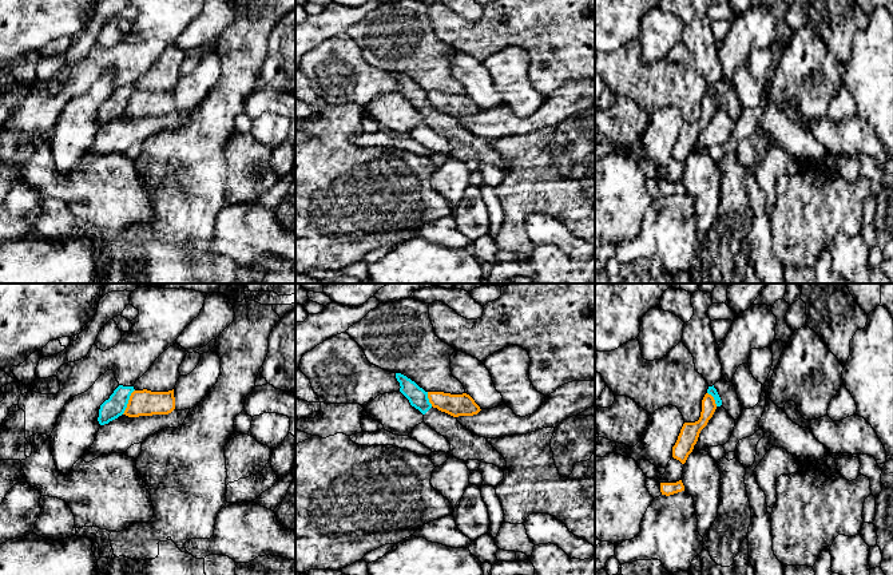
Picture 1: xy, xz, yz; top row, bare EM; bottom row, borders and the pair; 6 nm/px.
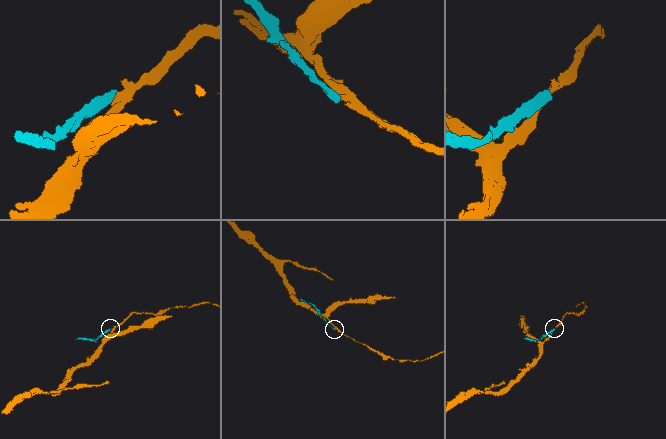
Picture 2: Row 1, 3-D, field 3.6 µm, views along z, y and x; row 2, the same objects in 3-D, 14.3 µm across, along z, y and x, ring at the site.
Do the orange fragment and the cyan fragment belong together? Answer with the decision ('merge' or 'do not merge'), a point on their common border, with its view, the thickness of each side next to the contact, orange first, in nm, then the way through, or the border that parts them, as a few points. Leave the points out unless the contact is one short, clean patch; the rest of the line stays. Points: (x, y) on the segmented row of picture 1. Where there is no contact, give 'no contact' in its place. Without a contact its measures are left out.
do not merge; contact xy (129, 401); calibres 160 and 120 nm; border xy (134, 389), (122, 413)

